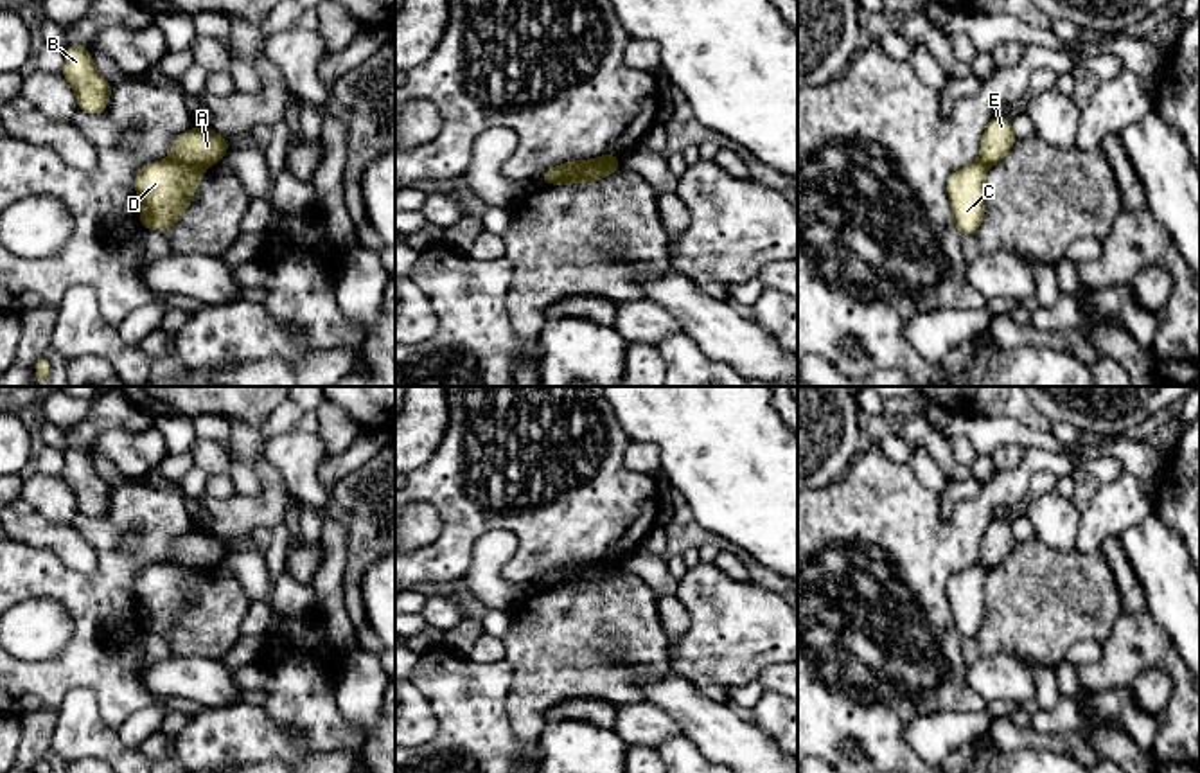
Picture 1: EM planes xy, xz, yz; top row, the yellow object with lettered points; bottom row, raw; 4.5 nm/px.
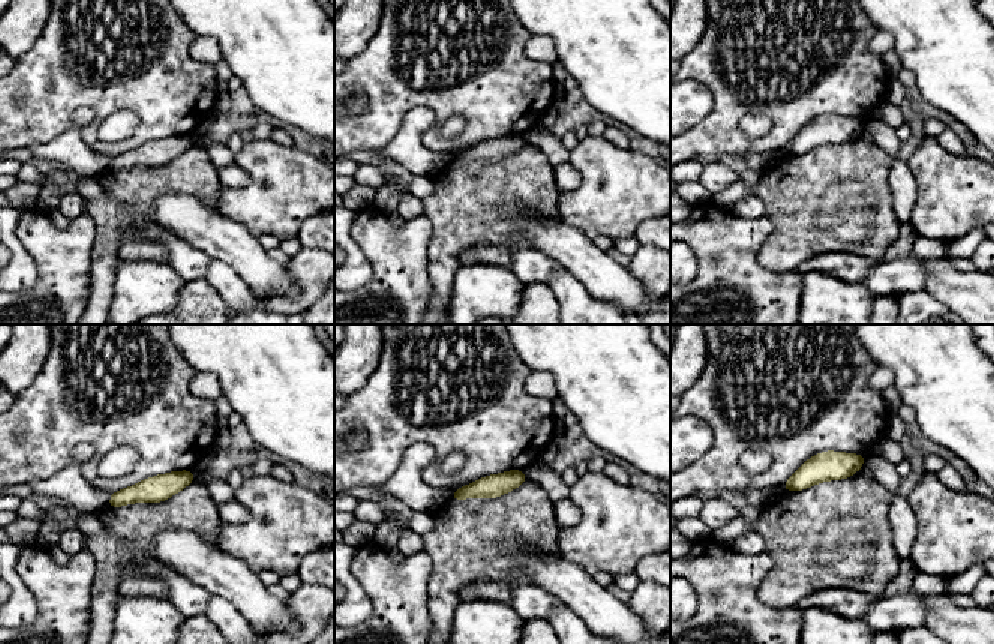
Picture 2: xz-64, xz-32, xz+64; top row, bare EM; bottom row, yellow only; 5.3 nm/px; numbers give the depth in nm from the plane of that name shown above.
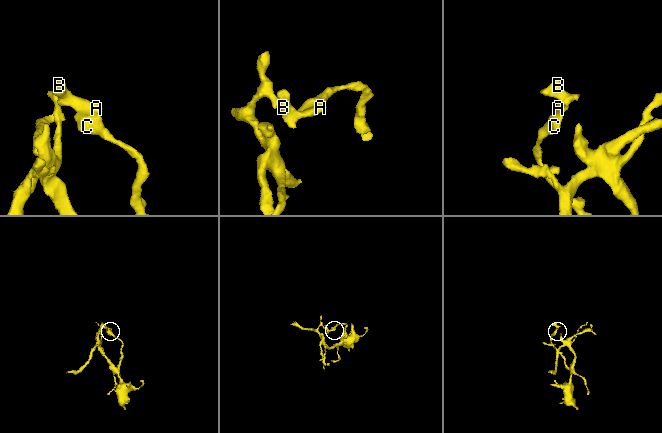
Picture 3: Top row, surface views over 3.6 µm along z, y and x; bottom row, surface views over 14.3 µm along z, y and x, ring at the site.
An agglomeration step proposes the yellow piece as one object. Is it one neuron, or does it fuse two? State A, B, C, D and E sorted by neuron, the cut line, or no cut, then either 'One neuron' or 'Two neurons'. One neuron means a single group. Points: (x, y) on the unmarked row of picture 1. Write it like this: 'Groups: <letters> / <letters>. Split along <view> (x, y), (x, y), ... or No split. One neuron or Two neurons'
Groups: A B E / C D. Split along xz (615, 559), (581, 568), (555, 585). Two neurons

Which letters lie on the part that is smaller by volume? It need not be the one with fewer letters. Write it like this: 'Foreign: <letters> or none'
Foreign: A, B, E

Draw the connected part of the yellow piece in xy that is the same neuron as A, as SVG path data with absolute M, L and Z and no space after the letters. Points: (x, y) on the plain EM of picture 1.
M192 530L172 545L167 563L208 570L221 564L228 550L230 546L214 532Z

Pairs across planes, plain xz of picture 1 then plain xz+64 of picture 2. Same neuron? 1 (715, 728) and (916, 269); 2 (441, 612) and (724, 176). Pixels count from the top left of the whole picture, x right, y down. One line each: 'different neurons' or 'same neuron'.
1: different neurons
2: same neuron

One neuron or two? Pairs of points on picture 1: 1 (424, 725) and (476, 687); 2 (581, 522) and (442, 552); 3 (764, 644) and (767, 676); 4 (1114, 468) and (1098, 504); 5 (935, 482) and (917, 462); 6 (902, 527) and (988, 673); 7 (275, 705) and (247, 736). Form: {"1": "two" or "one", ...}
{"1": "two", "2": "one", "3": "two", "4": "two", "5": "one", "6": "two", "7": "two"}

